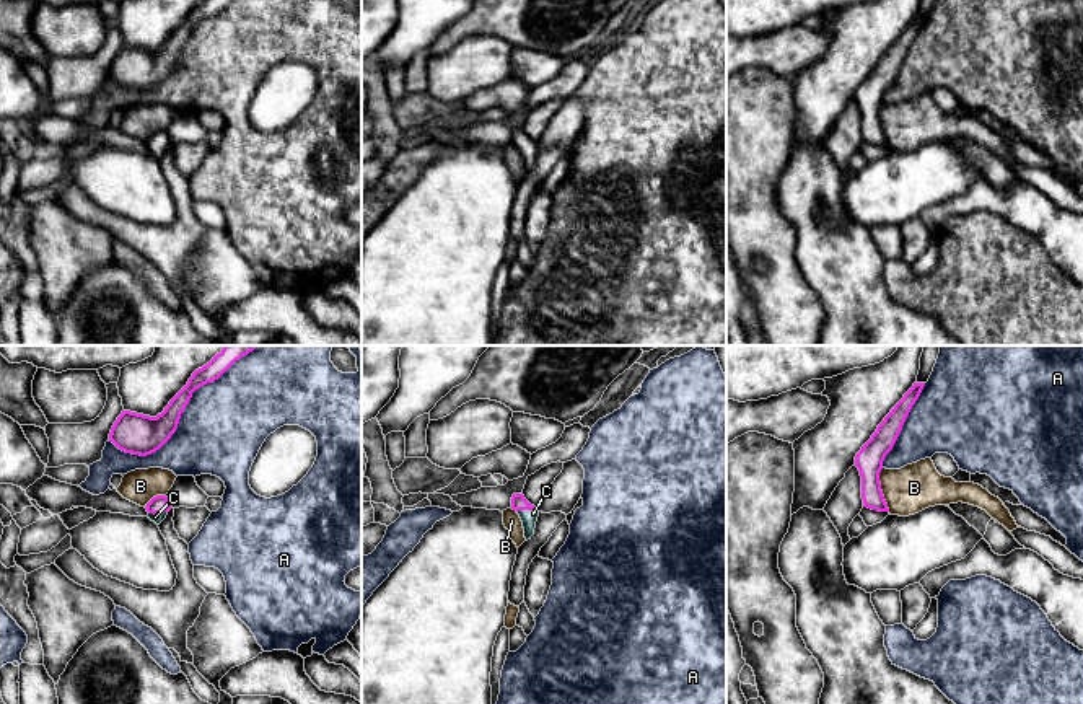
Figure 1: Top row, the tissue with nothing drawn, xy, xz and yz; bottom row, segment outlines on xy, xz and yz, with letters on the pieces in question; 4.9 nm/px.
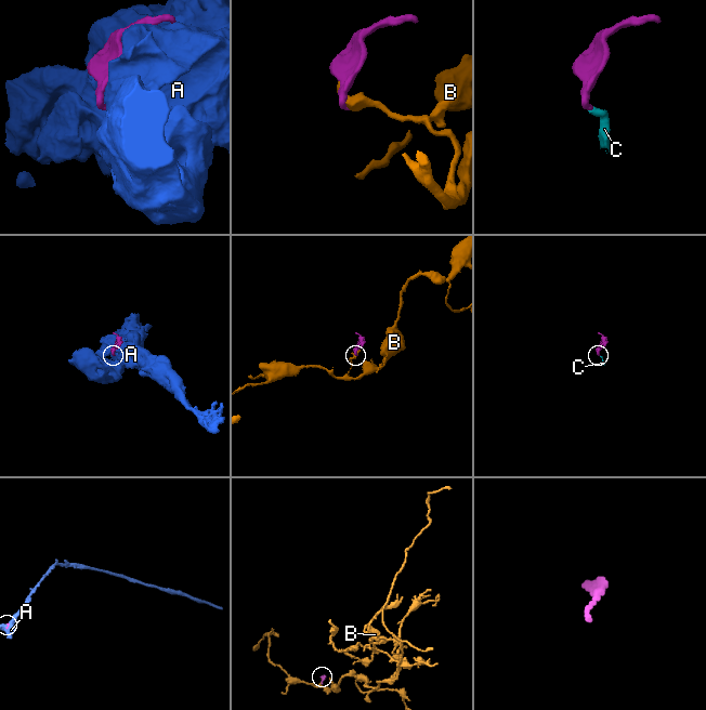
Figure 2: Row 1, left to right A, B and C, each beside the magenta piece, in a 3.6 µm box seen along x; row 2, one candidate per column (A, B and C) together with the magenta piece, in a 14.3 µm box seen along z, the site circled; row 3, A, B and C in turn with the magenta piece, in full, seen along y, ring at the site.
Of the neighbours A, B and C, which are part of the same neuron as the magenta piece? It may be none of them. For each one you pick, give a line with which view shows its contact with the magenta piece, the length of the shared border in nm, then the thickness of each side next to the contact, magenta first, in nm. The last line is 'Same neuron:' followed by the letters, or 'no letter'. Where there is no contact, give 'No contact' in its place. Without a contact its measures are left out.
C: Touches magenta in xz. Shared border 100 nm. Thickness 80 nm (magenta) against 80 nm
Same neuron: C

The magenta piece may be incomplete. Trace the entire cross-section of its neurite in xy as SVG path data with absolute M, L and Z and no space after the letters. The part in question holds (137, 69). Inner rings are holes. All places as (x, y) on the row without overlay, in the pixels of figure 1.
M204 0L195 5L187 20L169 36L156 52L122 46L114 57L109 77L119 85L147 91L160 85L176 67L181 49L192 28L200 21L218 15L231 0Z

